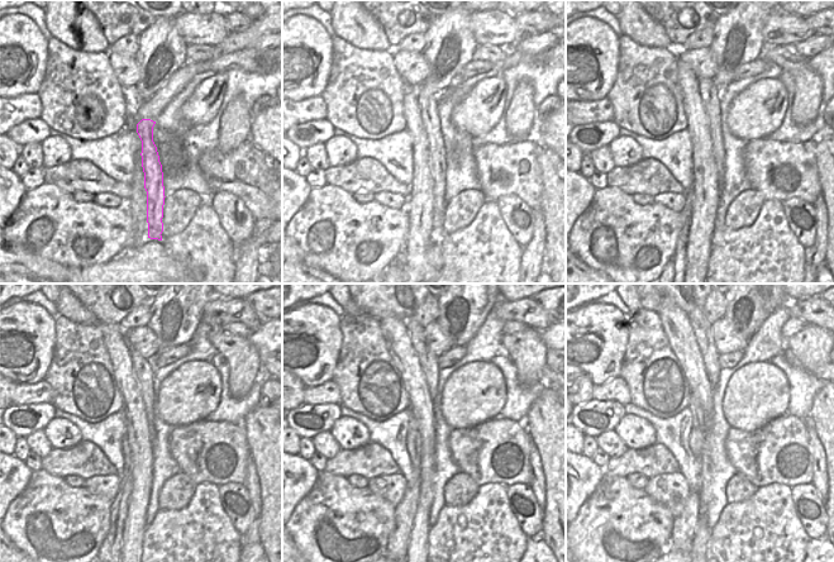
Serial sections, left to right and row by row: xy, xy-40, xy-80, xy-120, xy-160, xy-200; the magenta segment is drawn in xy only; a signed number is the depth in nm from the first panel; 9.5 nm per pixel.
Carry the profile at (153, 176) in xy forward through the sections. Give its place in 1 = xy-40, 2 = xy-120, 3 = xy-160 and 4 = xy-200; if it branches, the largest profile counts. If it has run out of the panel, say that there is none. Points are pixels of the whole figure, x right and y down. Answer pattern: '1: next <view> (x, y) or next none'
1: next xy-40 (428, 103)
2: next xy-120 (144, 372)
3: next xy-160 (428, 361)
4: next xy-200 (701, 327)

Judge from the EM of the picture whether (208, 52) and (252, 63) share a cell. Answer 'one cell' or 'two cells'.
two cells

